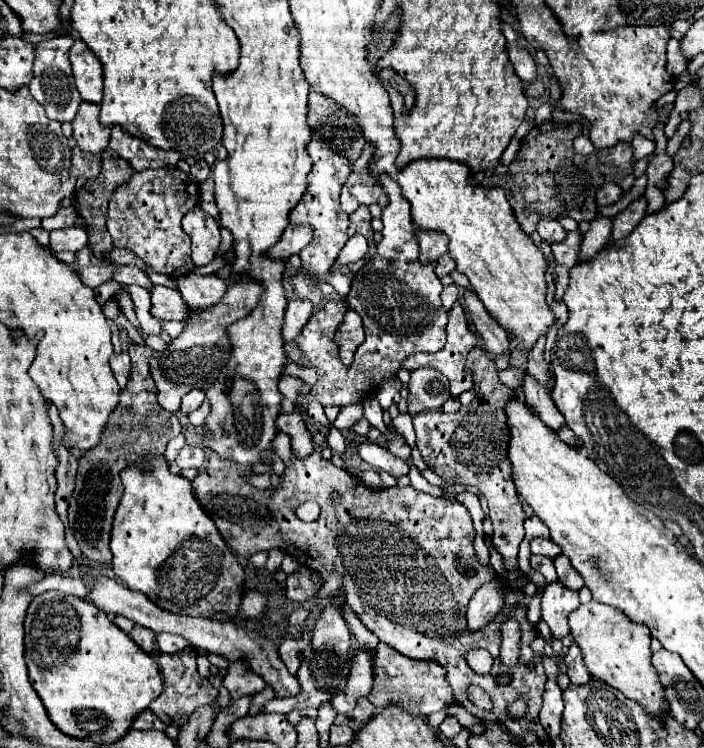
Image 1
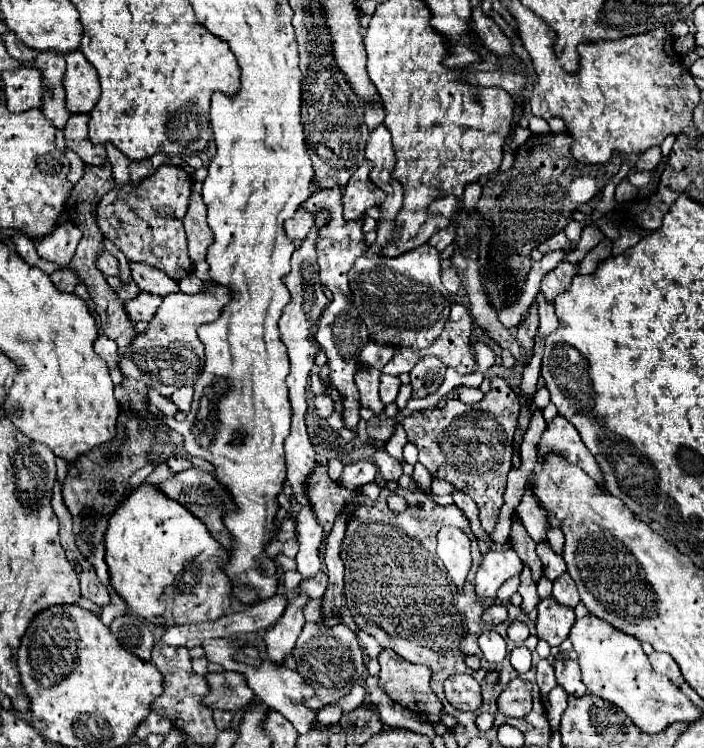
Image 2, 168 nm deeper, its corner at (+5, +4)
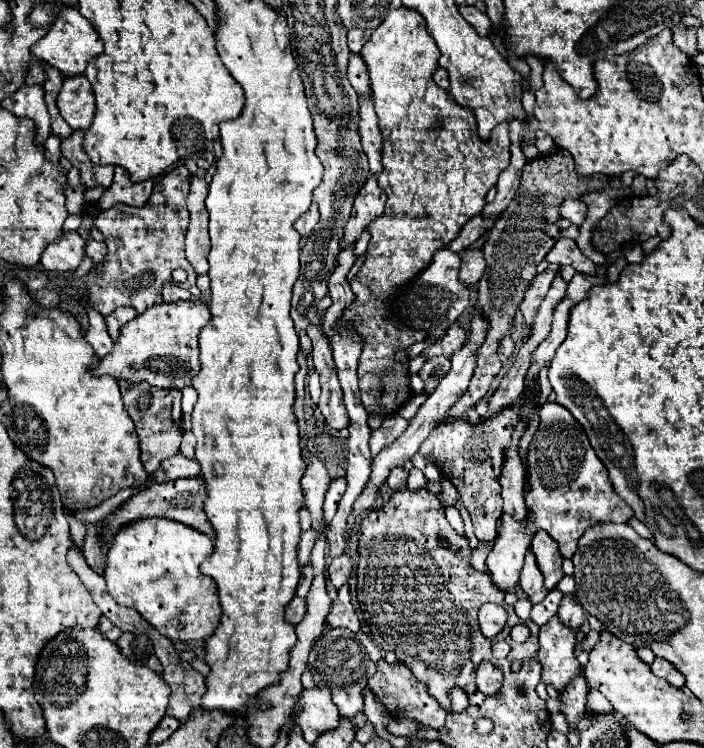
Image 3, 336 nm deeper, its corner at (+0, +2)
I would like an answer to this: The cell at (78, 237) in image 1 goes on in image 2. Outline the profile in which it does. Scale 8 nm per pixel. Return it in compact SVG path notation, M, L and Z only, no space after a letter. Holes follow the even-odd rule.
M67 222L67 224L59 224L49 236L37 242L35 248L43 260L55 262L59 266L67 266L75 254L79 240L81 240L81 230L73 226L73 222Z

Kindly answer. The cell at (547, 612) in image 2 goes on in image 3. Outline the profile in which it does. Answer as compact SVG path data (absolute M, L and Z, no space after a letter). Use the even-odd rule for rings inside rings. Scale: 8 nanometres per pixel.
M558 616L550 618L540 628L540 652L538 662L542 664L542 682L562 690L574 676L580 674L580 664L574 656L576 630L562 624Z

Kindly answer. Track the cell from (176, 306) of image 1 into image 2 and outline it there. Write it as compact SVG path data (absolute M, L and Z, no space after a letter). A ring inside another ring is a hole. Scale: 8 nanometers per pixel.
M141 292L137 298L125 302L125 314L129 314L129 320L133 320L135 324L137 322L149 322L149 318L153 318L153 314L157 312L161 300L163 300L161 296Z

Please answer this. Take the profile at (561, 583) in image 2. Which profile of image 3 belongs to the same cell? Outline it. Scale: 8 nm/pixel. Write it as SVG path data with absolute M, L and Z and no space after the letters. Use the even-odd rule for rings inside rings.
M566 594L566 596L562 598L560 610L558 610L558 618L560 618L566 626L570 626L570 628L574 628L574 630L580 630L582 624L586 622L584 608L582 608L582 604L580 604L572 594Z

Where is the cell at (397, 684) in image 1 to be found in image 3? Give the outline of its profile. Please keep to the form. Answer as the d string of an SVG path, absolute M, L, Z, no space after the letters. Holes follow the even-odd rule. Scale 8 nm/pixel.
M384 660L378 662L378 672L368 680L368 686L372 688L372 692L382 700L382 704L386 706L386 710L392 714L392 716L398 716L398 718L410 718L410 720L416 720L424 726L430 726L430 728L442 728L442 724L446 722L446 710L440 708L440 704L430 698L428 694L428 686L424 682L420 682L412 672L410 668L406 668L404 664L396 662L396 664L388 664Z

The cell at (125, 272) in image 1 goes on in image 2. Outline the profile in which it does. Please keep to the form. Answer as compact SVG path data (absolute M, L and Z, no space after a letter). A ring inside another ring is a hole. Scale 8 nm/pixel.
M101 252L97 256L97 268L105 274L105 276L119 276L119 262L115 256L111 256L109 252Z

